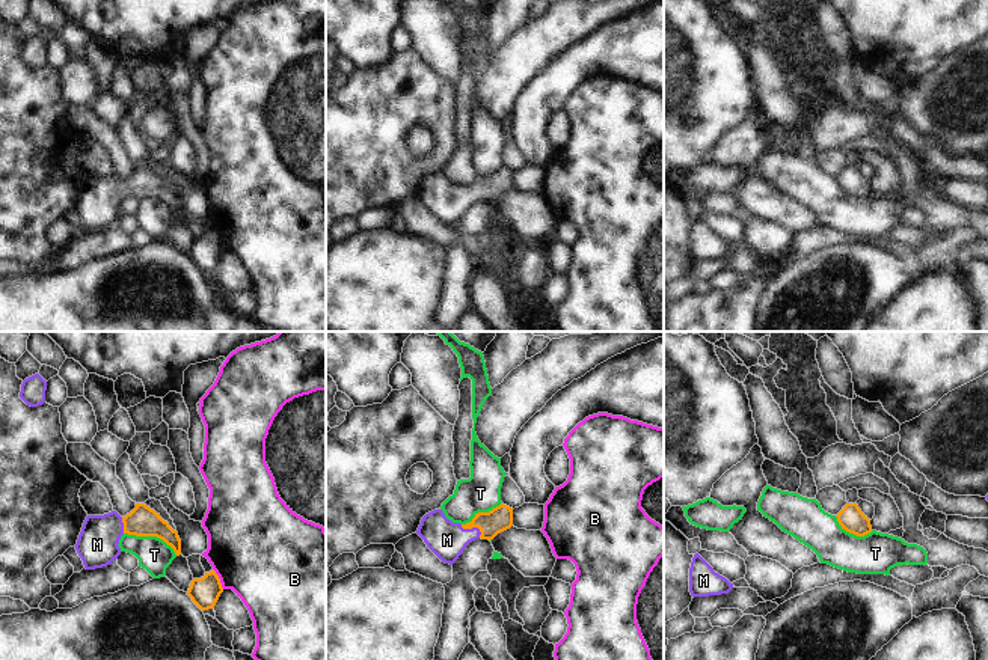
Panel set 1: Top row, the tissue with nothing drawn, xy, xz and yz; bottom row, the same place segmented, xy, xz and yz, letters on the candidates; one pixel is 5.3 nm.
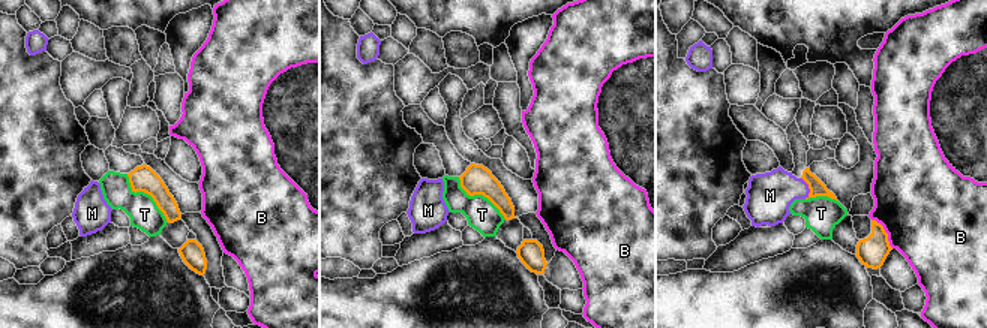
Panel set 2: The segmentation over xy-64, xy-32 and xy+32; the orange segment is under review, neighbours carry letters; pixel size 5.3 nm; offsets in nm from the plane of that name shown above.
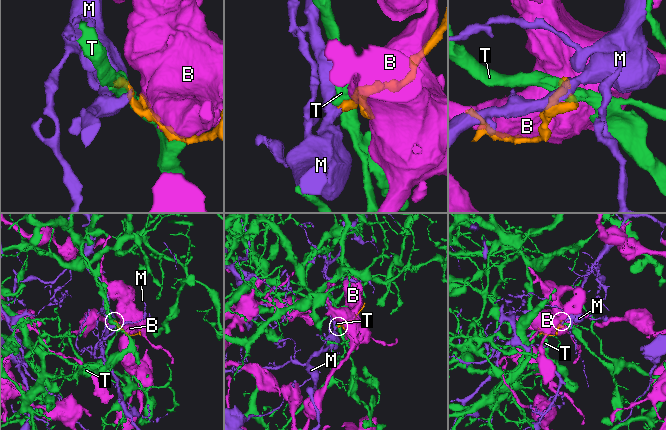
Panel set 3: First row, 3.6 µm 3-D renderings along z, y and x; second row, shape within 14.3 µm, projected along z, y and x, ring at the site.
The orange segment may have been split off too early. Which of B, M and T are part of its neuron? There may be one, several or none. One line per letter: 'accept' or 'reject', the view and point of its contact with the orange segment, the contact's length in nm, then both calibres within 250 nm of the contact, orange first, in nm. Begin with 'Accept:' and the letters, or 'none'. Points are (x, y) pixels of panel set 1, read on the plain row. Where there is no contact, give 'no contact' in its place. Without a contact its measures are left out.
Accept: M
B: reject | xy (219, 241) | 130 nm | 160/500 nm
M: accept | xz (474, 189) | 130 nm | 140/200 nm
T: reject | xy (151, 198) | 320 nm | 160/180 nm

